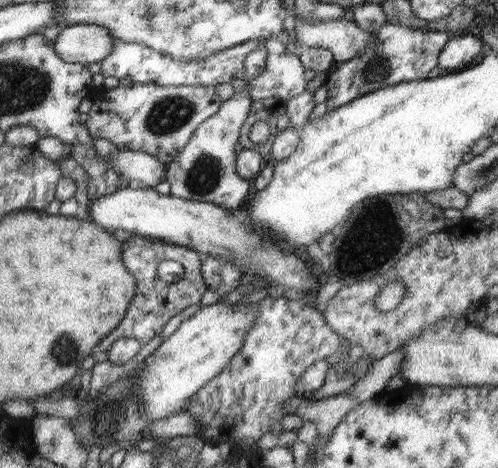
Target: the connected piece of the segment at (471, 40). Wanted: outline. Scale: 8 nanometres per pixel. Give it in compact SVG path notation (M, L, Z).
M462 34L446 43L440 51L438 66L450 72L467 68L480 54L480 50L482 50L482 40L478 36Z

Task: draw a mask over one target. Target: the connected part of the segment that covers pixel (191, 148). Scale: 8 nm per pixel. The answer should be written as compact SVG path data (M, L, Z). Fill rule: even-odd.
M255 54L246 58L245 63L245 78L247 79L248 85L243 91L235 92L230 99L224 101L218 112L213 114L208 120L205 120L192 135L192 138L188 141L188 144L180 151L180 154L175 158L174 161L169 162L166 167L165 180L171 184L170 195L185 198L186 200L200 201L200 202L213 202L217 206L224 207L226 210L239 209L241 206L246 208L248 206L248 192L250 192L250 183L248 179L242 178L236 172L236 142L239 142L241 135L242 125L248 118L249 112L251 111L251 104L253 100L249 95L250 84L252 80L259 74L262 74L268 70L269 56L264 54Z

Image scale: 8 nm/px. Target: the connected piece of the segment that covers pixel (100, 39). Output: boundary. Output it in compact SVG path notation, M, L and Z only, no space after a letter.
M84 23L65 27L53 45L66 62L89 65L112 54L113 39L107 28Z

